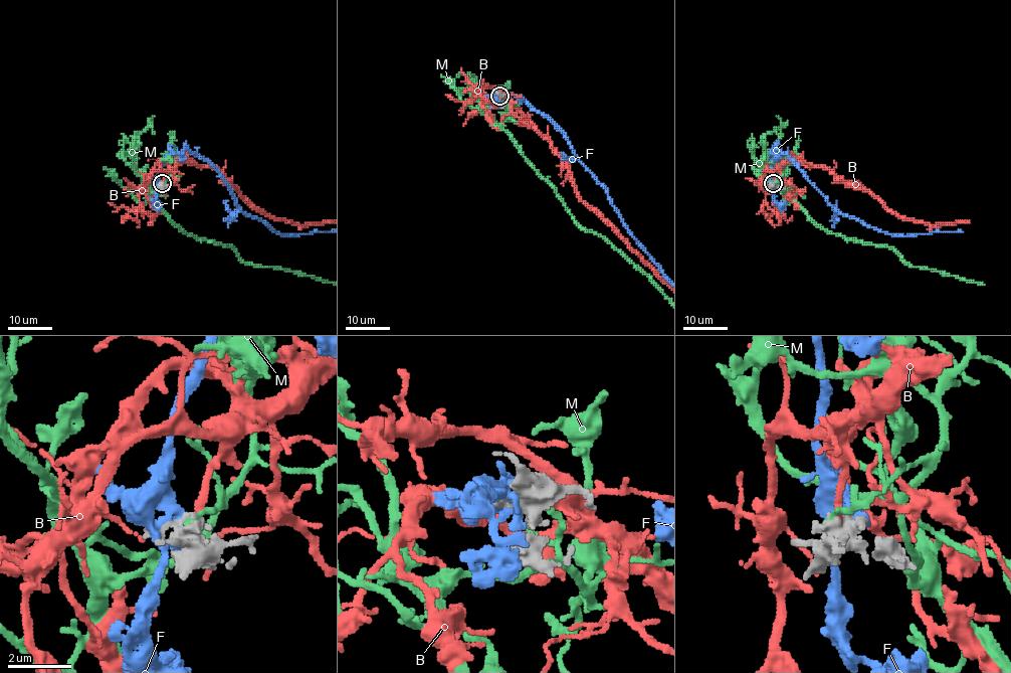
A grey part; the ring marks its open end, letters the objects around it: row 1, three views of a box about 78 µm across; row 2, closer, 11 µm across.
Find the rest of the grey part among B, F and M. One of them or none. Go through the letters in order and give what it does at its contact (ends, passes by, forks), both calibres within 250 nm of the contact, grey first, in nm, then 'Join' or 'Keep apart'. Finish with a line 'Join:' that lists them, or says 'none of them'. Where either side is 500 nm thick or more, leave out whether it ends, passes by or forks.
B: It ends there. Thickness 480 nm (grey) against 240 nm. Join
F: It ends there. Thickness 440 nm (grey) against 360 nm. Keep apart
M: It ends there. Thickness 460 nm (grey) against 190 nm. Keep apart
Join: B

